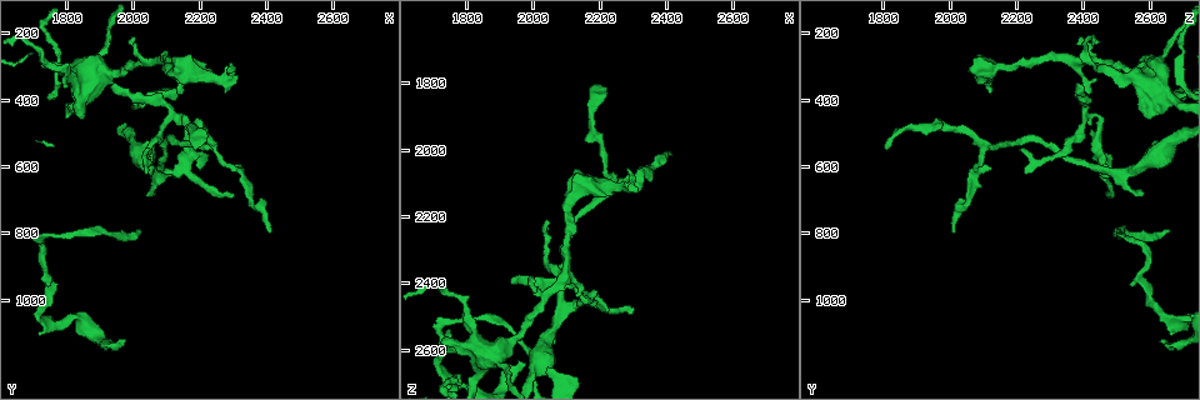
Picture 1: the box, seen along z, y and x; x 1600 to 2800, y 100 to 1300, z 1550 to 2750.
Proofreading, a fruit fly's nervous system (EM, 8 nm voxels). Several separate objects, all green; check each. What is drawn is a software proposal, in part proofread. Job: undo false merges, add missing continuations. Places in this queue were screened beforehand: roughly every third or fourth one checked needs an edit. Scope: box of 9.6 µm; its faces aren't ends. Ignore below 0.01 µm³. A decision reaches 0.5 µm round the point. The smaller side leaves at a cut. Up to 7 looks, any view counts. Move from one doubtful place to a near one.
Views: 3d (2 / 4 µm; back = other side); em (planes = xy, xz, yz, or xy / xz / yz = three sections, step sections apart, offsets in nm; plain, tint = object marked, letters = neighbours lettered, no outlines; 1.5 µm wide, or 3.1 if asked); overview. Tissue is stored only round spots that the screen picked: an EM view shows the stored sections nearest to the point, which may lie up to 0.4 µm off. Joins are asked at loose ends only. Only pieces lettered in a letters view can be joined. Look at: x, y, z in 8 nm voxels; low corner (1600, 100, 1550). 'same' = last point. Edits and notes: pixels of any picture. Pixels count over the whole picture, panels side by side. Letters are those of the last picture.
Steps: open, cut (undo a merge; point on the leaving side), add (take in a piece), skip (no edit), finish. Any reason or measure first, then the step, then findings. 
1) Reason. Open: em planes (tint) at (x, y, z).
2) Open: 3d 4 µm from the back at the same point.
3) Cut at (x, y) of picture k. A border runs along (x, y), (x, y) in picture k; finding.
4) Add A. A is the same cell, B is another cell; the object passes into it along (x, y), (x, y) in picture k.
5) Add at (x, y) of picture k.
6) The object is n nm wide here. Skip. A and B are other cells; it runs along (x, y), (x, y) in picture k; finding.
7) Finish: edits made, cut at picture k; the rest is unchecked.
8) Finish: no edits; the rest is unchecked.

Free end. Open: 3d 2 µm from the back at (1960, 1110, 2640).

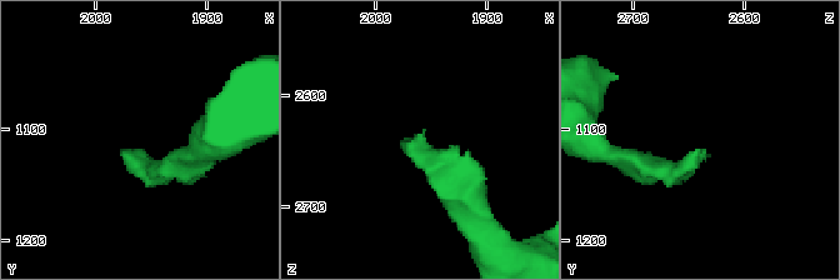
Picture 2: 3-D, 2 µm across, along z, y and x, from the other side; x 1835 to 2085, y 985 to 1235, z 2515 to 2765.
Now the EM. Open: em planes (plain) at (1958, 1118, 2638).

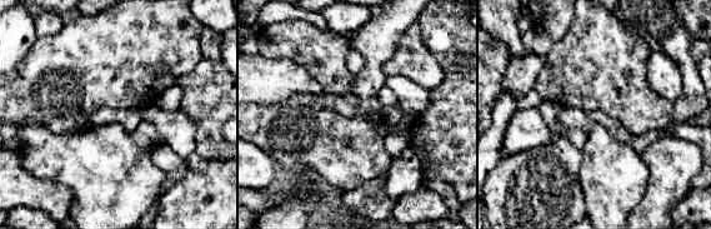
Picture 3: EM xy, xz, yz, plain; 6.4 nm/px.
Open: em planes (letters) at the same point.

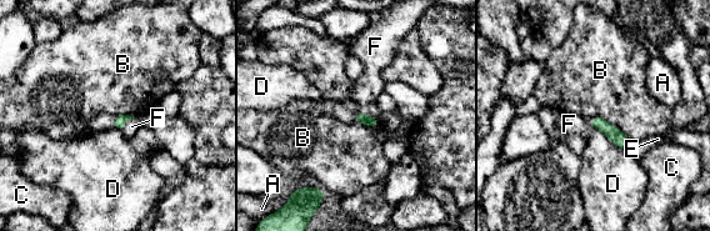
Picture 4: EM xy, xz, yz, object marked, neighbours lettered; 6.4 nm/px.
The longest contact is with B, 320 nm. Add F. F is the same cell, A, B, C, D and E are other cells; the object passes into it along (119, 121), (125, 122), (131, 126) in picture 4; it goes on there.

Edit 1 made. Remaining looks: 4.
Sharp bend. Open: em xy step 8 (letters) at (1720, 820, 2540).

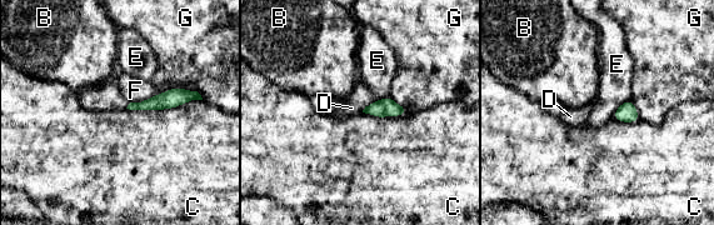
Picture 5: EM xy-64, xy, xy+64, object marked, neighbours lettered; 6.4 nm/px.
Skip. B, C, D, E, F and G are other cells; it runs along (196, 96), (174, 96), (131, 106) in picture 5; all the same cell.

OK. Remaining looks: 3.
Free end. Open: em yz step 8 (letters) at (1730, 300, 2580).

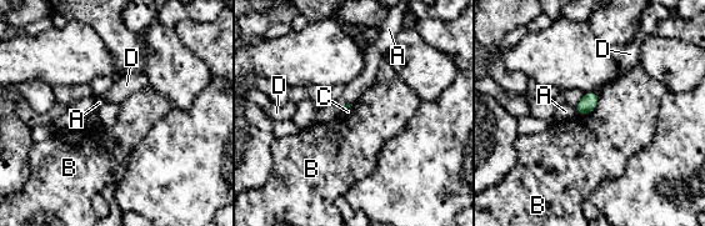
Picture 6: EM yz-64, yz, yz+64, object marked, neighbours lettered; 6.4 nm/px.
Cut it another way. Open: em planes (letters) at the same point.

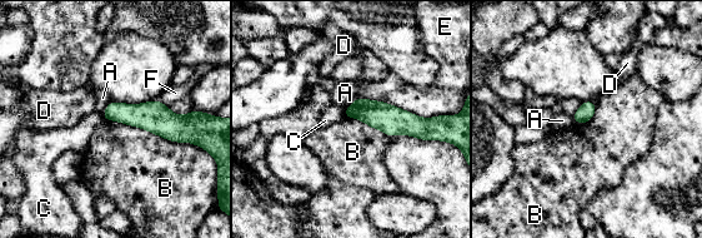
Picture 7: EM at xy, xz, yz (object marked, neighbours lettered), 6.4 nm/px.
The object is 110 nm wide here. Skip. A, B, C, D, E and F are other cells; a border runs along (104, 119), (195, 145) in picture 7; none of them fits.

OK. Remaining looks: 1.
Finish: edits made, add at picture 4; the rest is unchecked.

